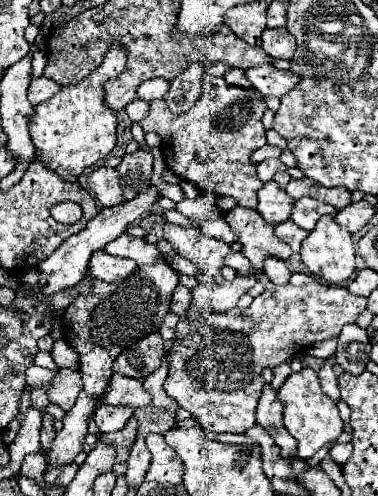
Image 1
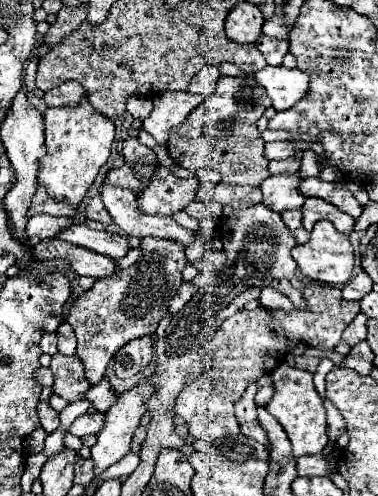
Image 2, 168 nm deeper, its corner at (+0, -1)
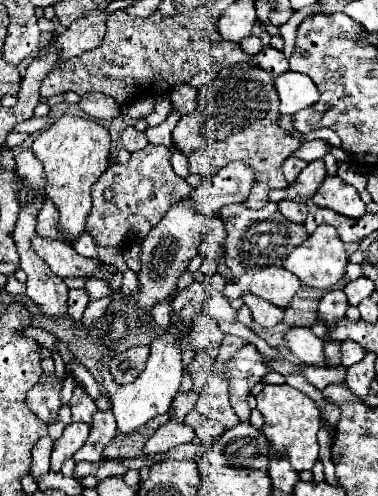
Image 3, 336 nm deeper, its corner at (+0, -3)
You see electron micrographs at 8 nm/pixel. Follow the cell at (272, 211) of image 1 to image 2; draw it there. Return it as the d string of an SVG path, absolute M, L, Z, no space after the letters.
M284 173L284 175L270 175L262 185L262 197L264 205L276 213L284 213L288 209L300 209L306 201L304 195L298 193L296 185L300 183L298 173Z

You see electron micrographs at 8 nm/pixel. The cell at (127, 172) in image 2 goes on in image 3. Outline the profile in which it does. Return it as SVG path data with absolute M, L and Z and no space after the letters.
M146 145L142 151L130 155L128 163L110 161L108 171L94 185L94 207L86 219L86 233L94 237L100 247L124 247L136 233L140 239L164 217L164 211L176 201L182 201L194 189L182 177L178 177L170 165L172 151L160 145Z

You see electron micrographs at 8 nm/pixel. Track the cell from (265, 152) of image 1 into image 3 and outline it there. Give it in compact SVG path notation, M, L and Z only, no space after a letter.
M312 139L312 141L304 141L302 149L296 151L296 157L304 159L304 161L314 161L314 159L322 159L328 151L332 149L332 145L328 141L322 139Z

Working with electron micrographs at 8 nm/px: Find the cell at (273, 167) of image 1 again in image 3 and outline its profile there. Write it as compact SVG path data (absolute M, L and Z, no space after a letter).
M298 157L286 159L286 161L284 161L284 167L282 167L286 181L288 181L288 183L294 183L294 181L296 181L296 177L298 177L298 173L300 173L306 165L308 165L308 163L306 163L306 161L302 161L302 159L298 159Z

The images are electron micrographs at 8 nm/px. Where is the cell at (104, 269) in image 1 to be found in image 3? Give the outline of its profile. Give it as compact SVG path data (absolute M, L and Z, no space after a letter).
M36 235L32 237L30 245L32 251L36 251L36 255L40 255L52 269L52 273L58 277L88 277L96 273L102 265L98 259L86 259L78 255L74 247L70 247L64 241Z

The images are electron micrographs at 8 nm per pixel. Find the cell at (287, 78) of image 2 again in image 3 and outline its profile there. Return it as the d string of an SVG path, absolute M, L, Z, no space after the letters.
M284 73L276 77L276 89L280 95L280 113L294 115L300 109L312 107L320 99L318 87L308 75L302 73Z

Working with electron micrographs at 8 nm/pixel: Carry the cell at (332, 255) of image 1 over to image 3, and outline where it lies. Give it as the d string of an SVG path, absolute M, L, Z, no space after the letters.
M332 225L316 227L316 231L300 247L296 247L284 261L284 269L292 271L294 275L298 275L302 283L316 289L330 289L340 285L346 273L346 265L348 265L348 257L344 251L344 243L340 241L338 231Z

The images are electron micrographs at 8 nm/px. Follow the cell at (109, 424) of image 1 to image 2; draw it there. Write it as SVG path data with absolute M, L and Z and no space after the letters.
M86 413L86 415L80 415L72 427L70 427L70 433L76 435L76 437L84 437L84 435L96 435L102 431L106 423L106 415L104 413Z

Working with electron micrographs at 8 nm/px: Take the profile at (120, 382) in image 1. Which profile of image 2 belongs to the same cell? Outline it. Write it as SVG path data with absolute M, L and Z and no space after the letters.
M104 377L98 385L90 387L84 395L86 401L92 403L92 407L100 413L106 413L106 409L110 409L118 399L120 399L120 393L110 385L110 379Z

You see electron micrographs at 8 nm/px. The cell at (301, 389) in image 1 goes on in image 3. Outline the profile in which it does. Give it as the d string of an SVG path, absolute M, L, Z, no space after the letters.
M266 385L258 395L258 411L264 415L264 435L272 443L272 449L278 457L288 457L294 471L310 471L318 461L318 443L316 433L320 429L320 413L310 397L300 393L290 385Z

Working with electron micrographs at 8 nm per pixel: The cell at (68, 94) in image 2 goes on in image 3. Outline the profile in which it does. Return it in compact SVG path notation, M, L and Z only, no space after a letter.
M86 93L78 105L92 119L110 121L110 119L116 119L122 115L122 109L116 103L116 99L104 95L104 93Z

